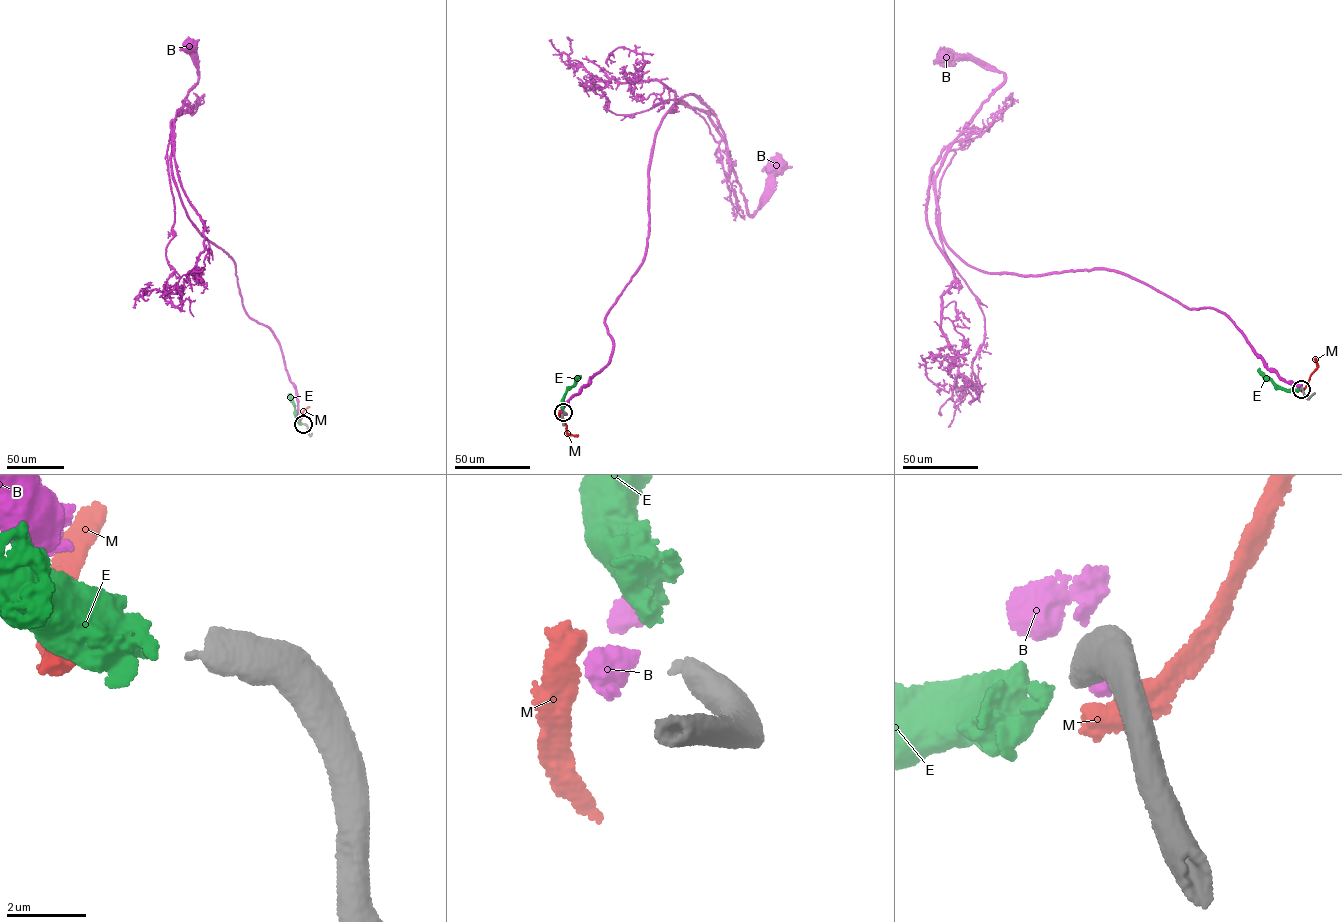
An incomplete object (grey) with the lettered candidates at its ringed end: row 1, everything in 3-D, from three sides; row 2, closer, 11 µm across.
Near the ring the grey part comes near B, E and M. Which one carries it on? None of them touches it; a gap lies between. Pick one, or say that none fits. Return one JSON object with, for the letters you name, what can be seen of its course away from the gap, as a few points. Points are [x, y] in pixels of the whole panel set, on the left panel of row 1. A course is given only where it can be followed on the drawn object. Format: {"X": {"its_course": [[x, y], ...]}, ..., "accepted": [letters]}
{"B": {"its_course": [[300, 423], [277, 338], [247, 315], [234, 262], [192, 224], [176, 188], [172, 126], [199, 75], [189, 46]]}, "accepted": ["B"]}

